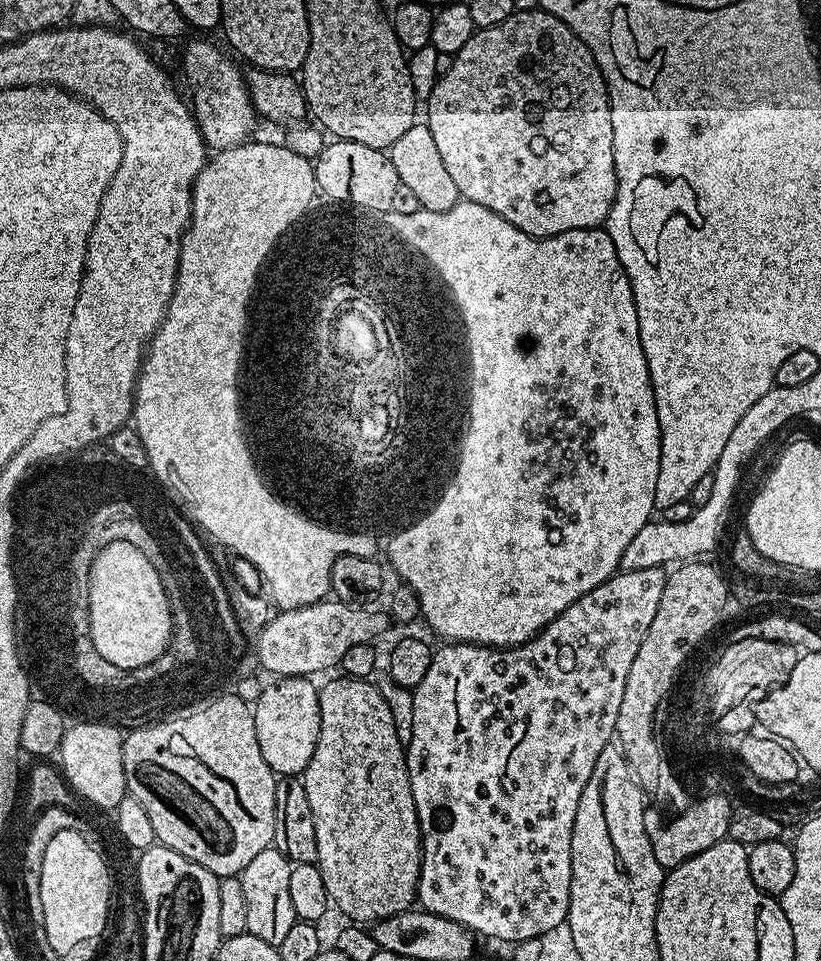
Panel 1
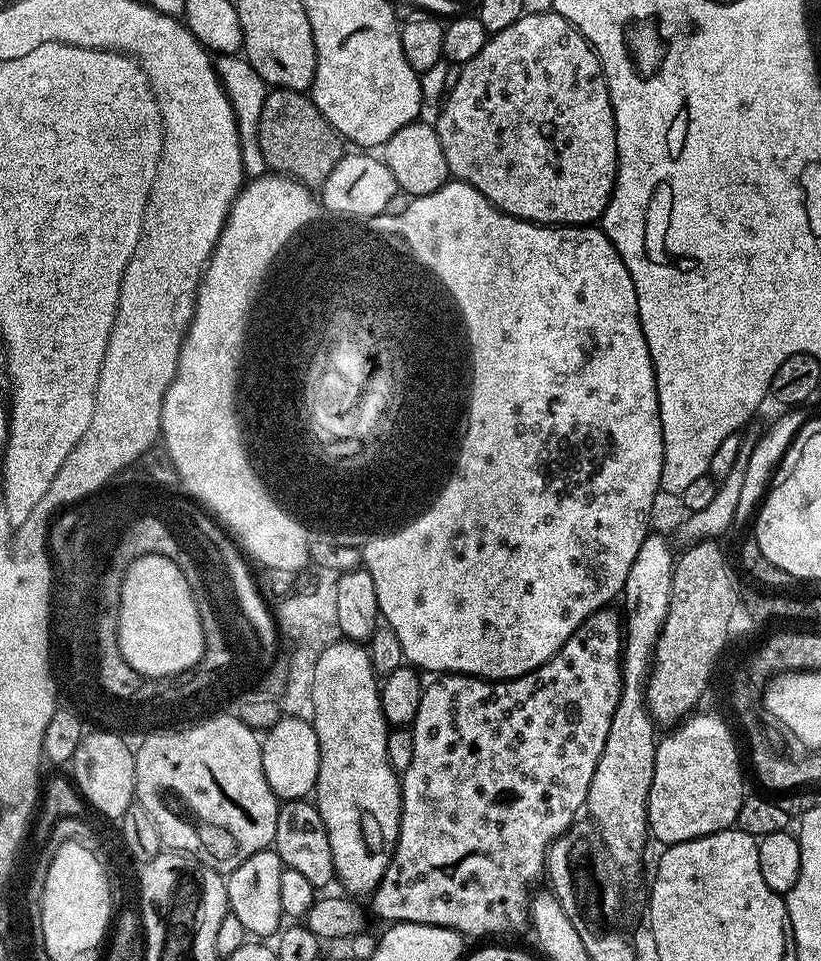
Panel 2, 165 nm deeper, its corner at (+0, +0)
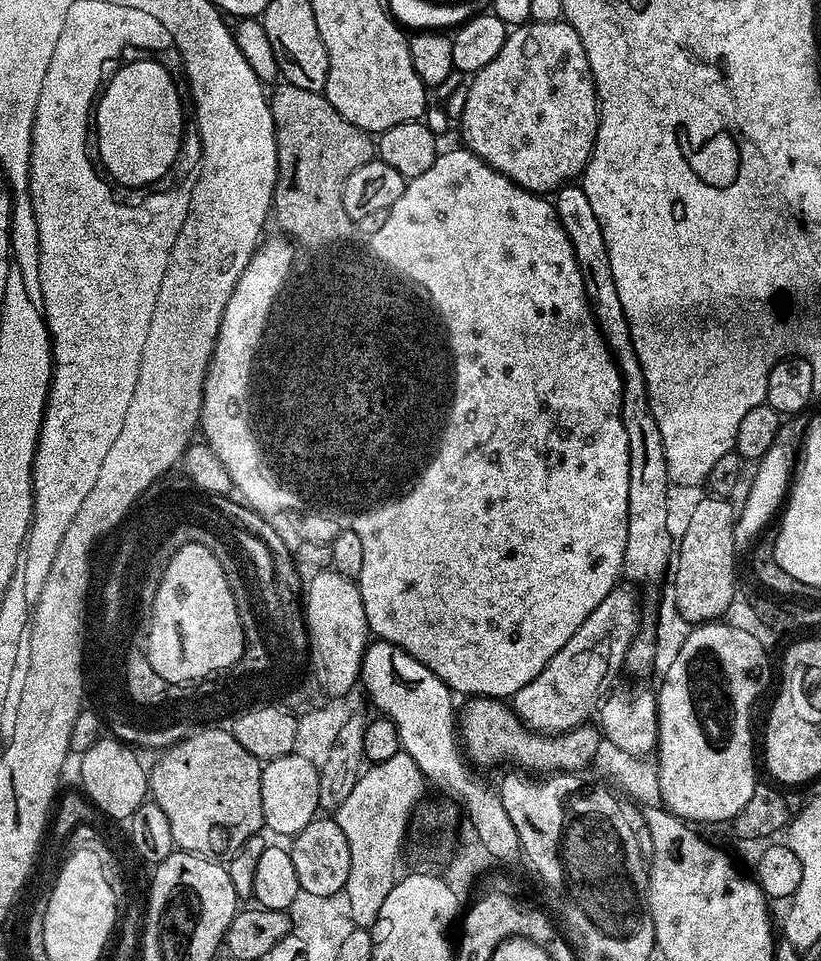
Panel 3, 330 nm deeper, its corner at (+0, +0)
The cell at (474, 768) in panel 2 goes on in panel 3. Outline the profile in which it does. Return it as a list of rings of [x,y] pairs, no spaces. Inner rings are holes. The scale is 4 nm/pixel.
[[[478,696],[467,702],[469,704],[465,708],[461,707],[458,712],[458,736],[467,759],[477,765],[500,764],[508,759],[512,763],[509,765],[520,770],[540,772],[536,774],[564,774],[593,763],[595,751],[602,739],[599,727],[581,726],[572,728],[569,732],[555,734],[534,732],[503,699]]]

